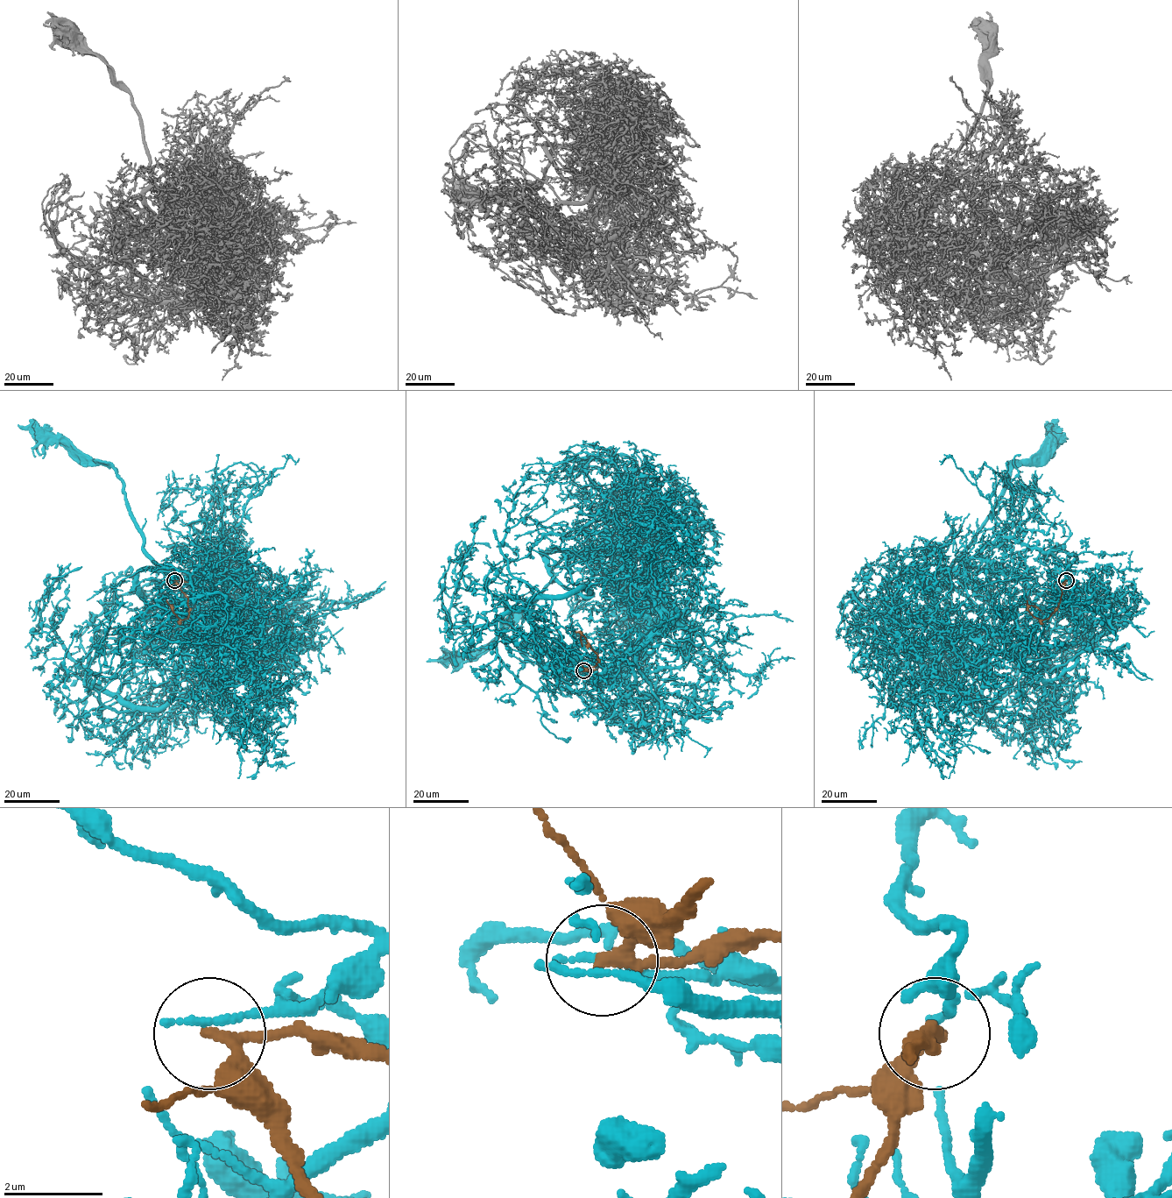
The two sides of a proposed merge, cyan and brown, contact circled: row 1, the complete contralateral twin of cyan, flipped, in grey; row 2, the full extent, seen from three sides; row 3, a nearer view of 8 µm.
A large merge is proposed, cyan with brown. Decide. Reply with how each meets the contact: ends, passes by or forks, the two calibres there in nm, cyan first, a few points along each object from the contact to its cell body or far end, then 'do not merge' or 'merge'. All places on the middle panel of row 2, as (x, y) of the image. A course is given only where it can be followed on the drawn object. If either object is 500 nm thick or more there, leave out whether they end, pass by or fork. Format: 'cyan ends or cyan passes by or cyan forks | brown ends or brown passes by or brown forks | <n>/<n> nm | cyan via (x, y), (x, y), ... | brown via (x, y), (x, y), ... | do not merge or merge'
cyan ends | brown passes by | 170/190 nm | cyan via (582, 670), (622, 672), (635, 658), (630, 570), (605, 551), (568, 556), (533, 610), (478, 650), (426, 661) | brown via (583, 671), (596, 665), (597, 655), (581, 633), (582, 646) | do not merge

